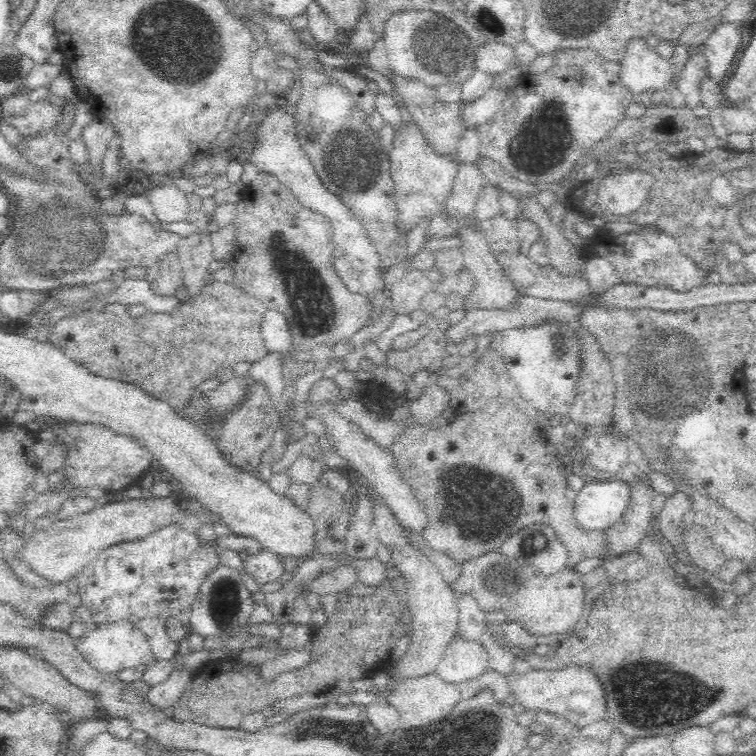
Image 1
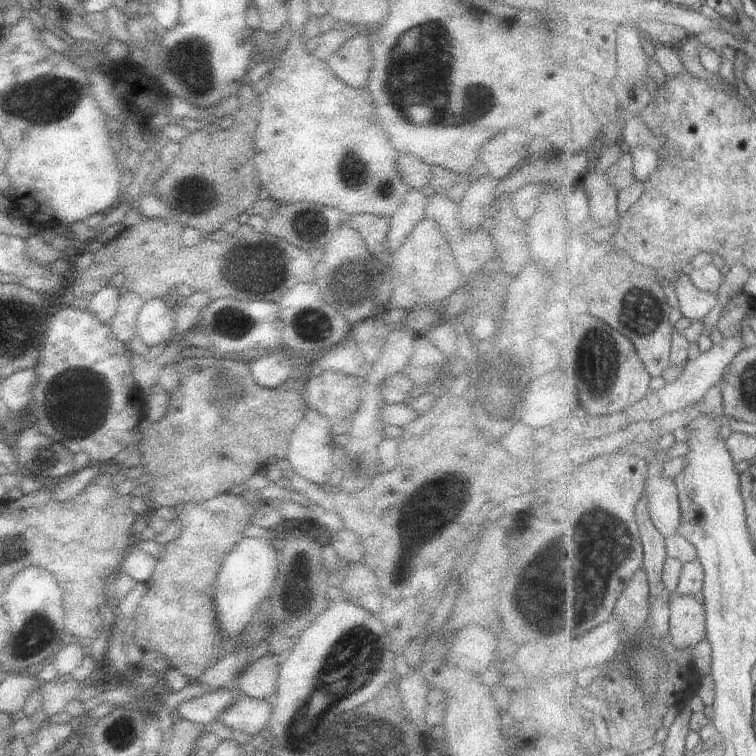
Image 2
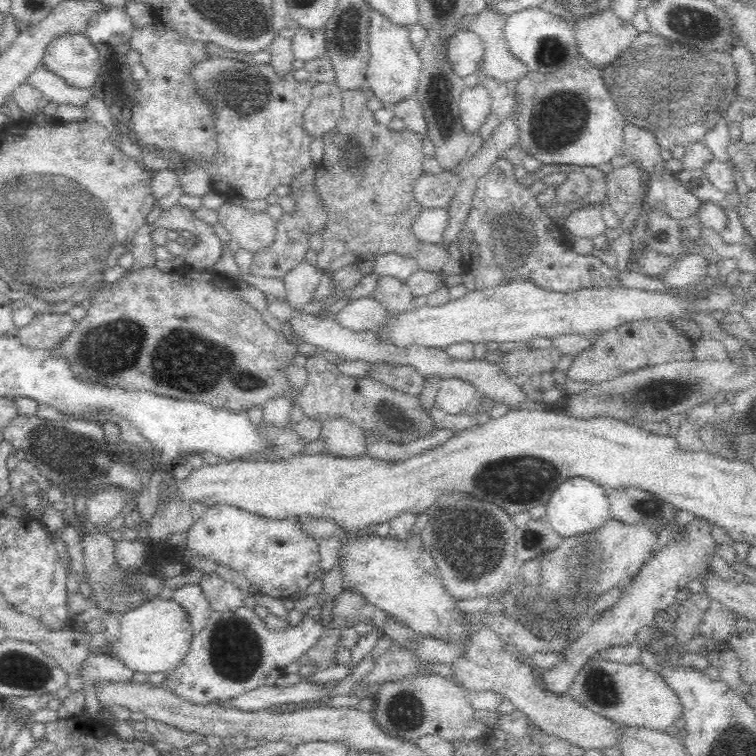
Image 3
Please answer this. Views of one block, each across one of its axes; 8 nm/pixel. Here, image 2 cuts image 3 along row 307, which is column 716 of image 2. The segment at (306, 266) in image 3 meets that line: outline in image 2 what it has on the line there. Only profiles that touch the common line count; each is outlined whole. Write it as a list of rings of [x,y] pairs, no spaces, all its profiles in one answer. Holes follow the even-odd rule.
[[[679,275],[675,290],[683,319],[689,322],[701,321],[719,302],[716,291],[697,289],[689,275]]]

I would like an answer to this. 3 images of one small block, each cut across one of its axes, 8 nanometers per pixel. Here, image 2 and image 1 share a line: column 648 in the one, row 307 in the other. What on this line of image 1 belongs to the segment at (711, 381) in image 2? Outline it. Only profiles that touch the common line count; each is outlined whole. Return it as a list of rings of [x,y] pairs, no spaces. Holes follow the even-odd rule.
[[[408,268],[406,276],[392,288],[394,294],[394,308],[396,314],[410,314],[416,308],[420,308],[422,298],[434,290],[434,284],[428,280],[428,276],[418,268]]]

